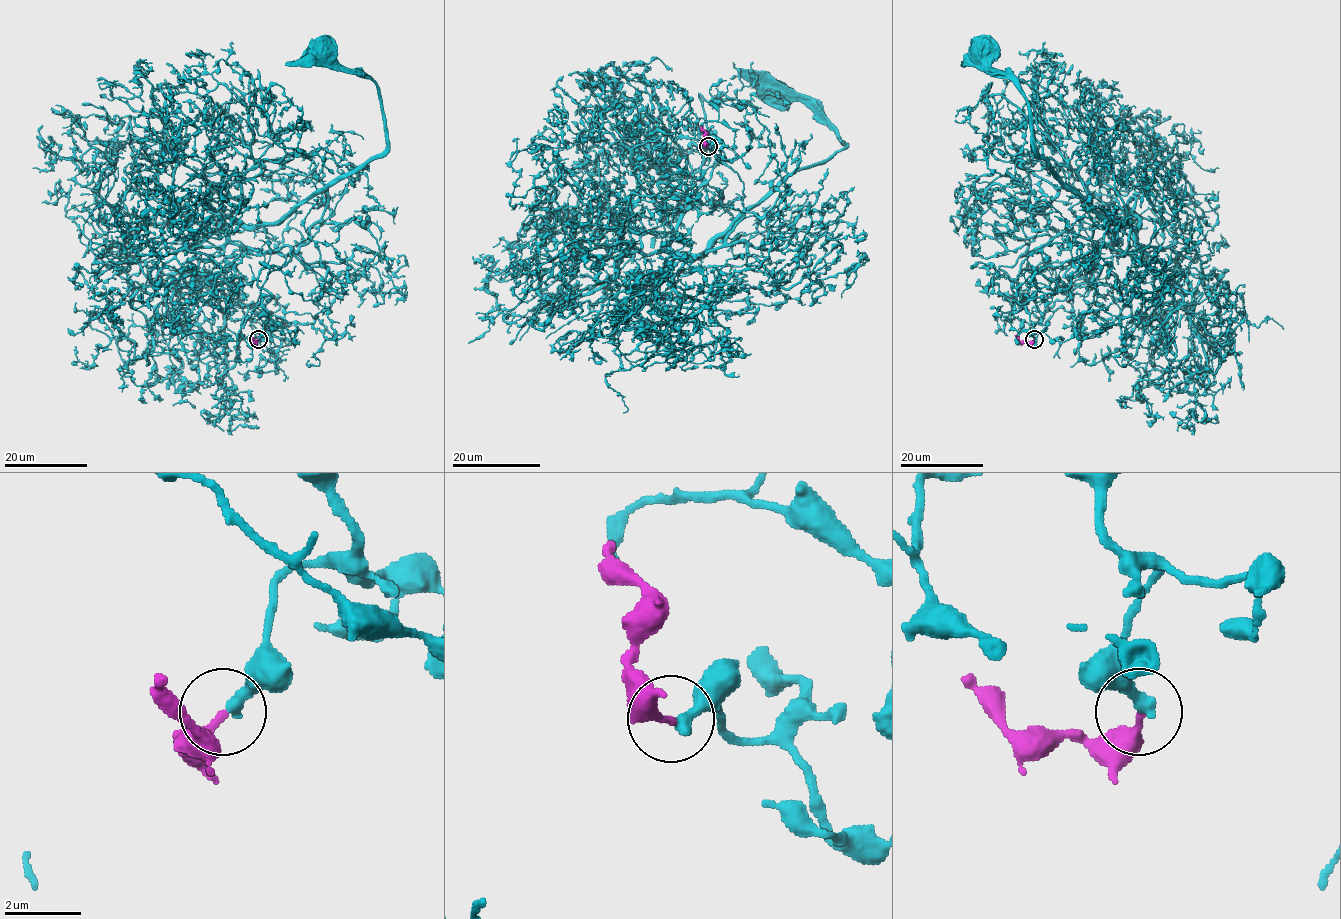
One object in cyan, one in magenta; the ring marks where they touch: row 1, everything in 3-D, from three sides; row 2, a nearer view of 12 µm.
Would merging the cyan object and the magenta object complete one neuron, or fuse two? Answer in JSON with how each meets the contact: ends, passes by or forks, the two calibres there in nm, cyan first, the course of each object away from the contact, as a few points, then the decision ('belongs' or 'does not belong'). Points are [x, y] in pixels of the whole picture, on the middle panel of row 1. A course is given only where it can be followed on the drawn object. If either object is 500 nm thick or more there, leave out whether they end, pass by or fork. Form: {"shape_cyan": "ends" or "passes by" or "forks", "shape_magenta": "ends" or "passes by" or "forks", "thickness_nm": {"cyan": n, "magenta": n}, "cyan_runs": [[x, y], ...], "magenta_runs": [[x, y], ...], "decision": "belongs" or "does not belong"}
{"shape_cyan": "ends", "shape_magenta": "ends", "thickness_nm": {"cyan": 360, "magenta": 280}, "cyan_runs": [[708, 146], [743, 213], [699, 256], [670, 248], [686, 257], [846, 146], [775, 93]], "magenta_runs": [[708, 146], [701, 126]], "decision": "belongs"}

